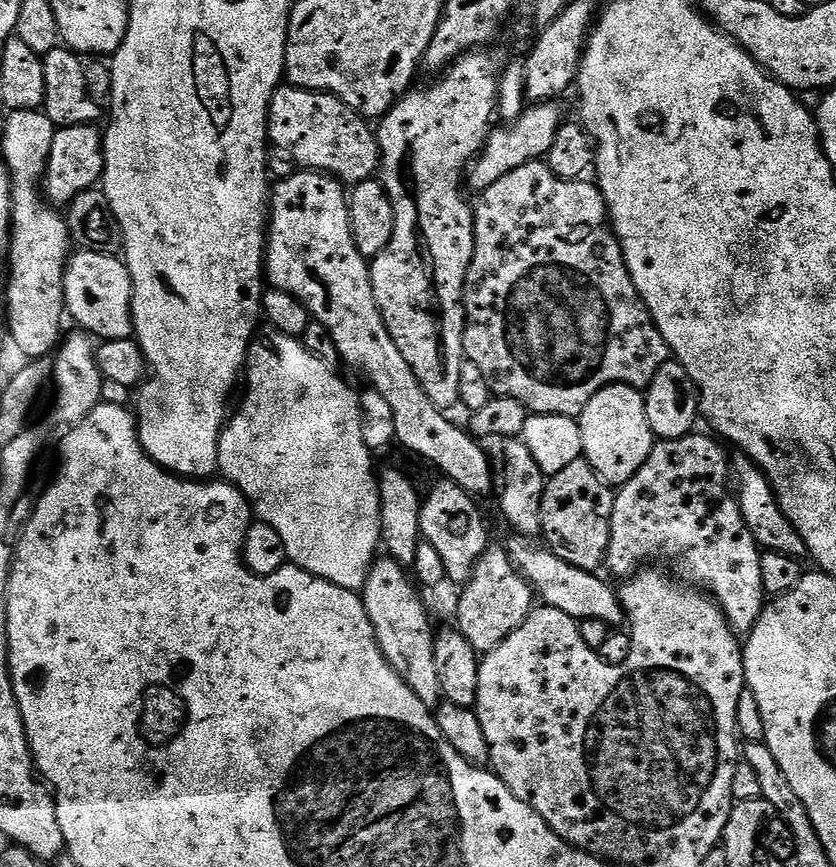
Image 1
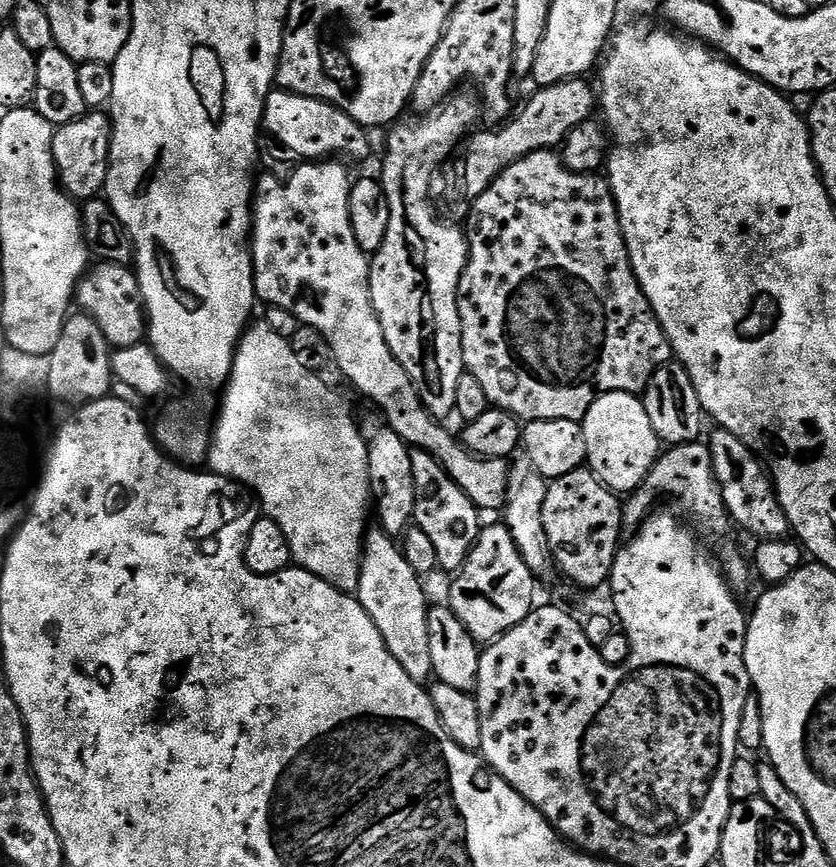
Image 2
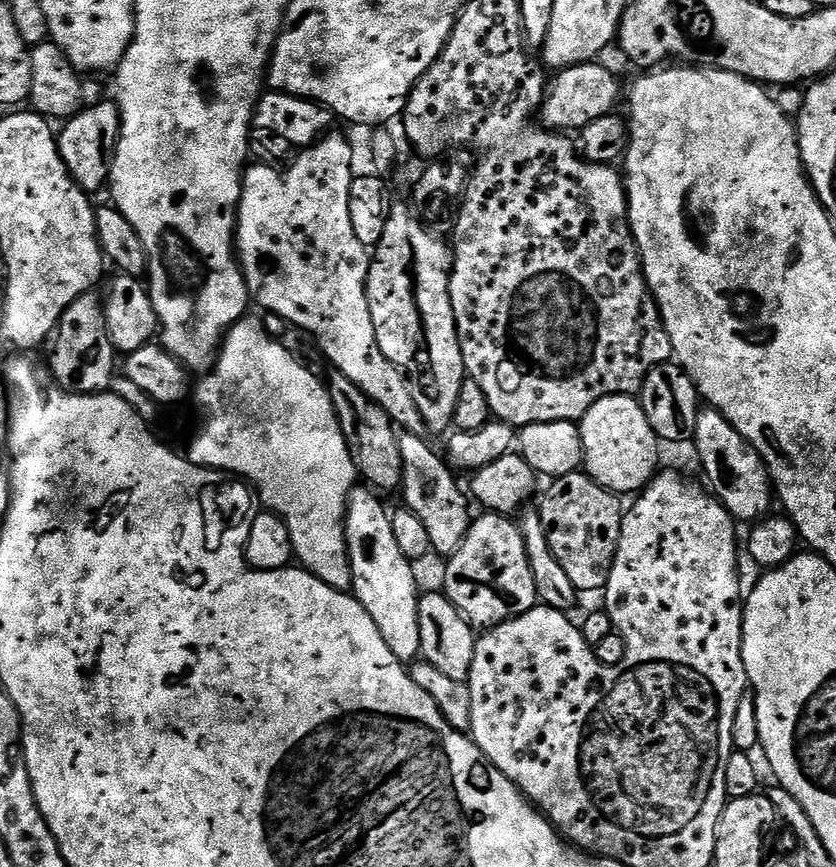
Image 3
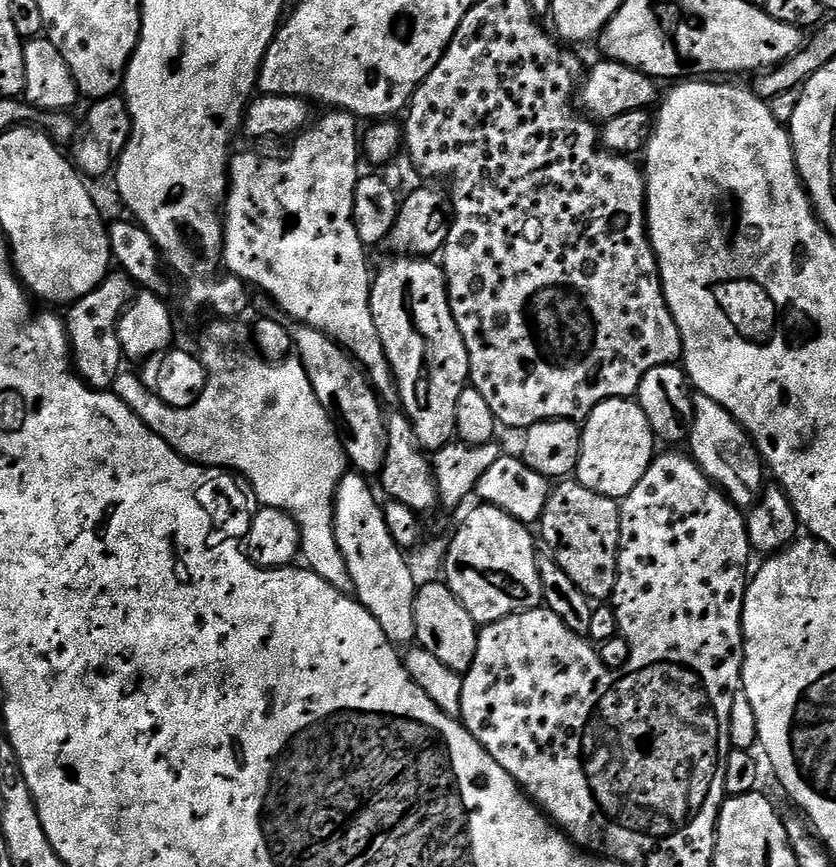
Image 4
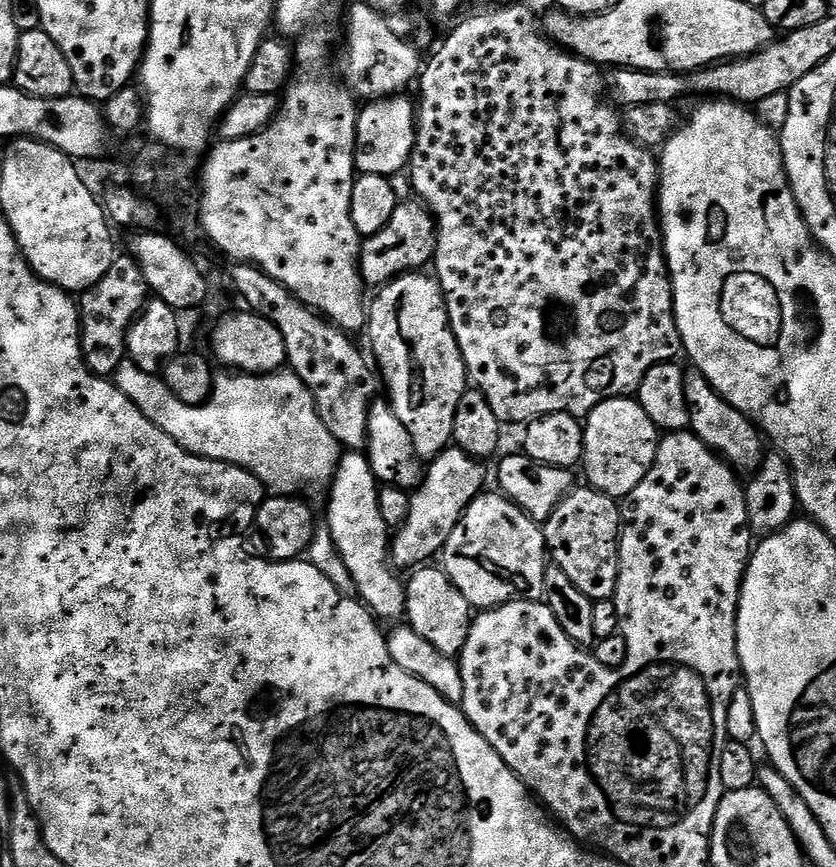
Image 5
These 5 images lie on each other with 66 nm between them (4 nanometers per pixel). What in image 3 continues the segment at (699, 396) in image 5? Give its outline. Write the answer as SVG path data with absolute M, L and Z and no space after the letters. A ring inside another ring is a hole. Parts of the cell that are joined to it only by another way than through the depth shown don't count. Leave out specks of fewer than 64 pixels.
M701 407L694 437L695 444L700 451L704 472L712 483L711 491L723 504L724 509L732 515L733 520L759 522L773 511L774 485L769 477L768 467L764 465L764 459L742 434L738 434L738 430L734 430L730 421L716 408Z

